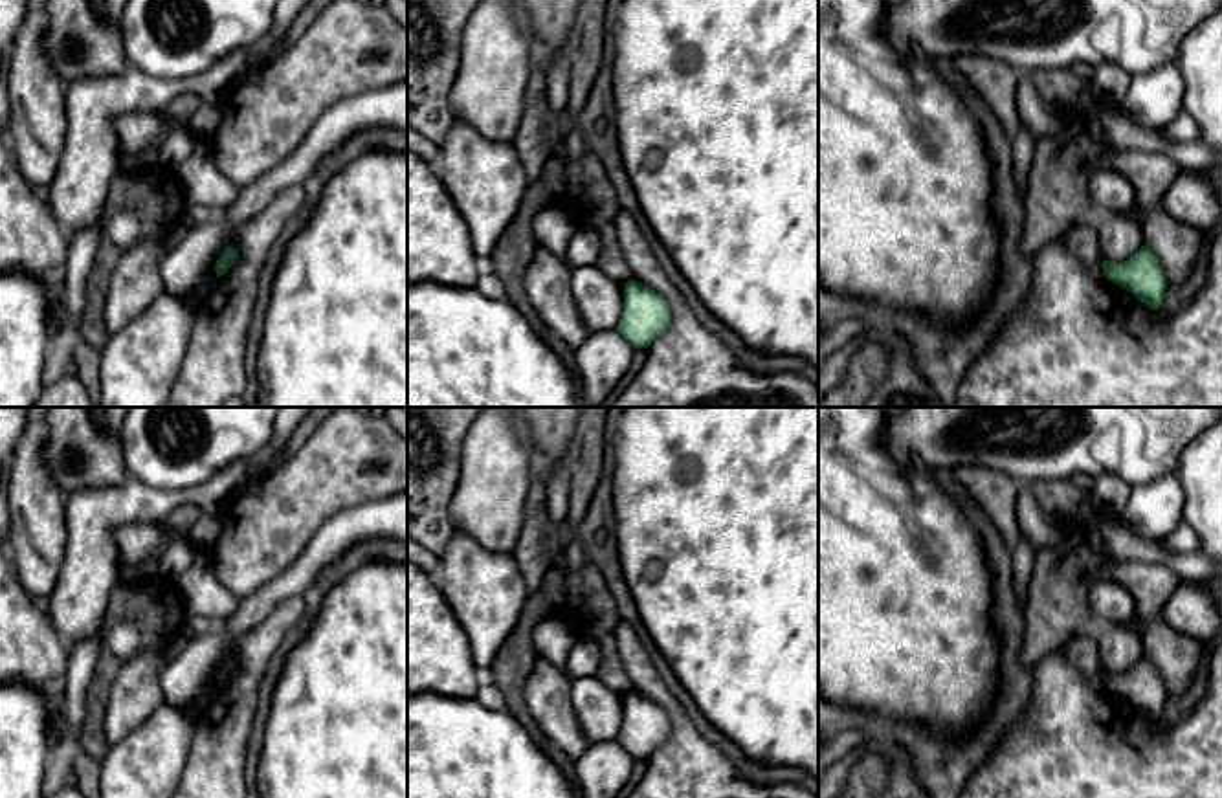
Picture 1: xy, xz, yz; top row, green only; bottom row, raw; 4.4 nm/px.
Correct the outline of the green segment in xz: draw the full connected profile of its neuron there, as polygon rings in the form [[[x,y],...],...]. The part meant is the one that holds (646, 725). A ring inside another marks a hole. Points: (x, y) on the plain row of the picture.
[[[633,690],[624,693],[624,719],[617,743],[633,759],[648,759],[668,737],[668,712],[655,701],[642,697]]]

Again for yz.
[[[1143,655],[1123,673],[1103,671],[1103,688],[1119,695],[1150,721],[1160,721],[1165,710],[1167,690],[1158,668]]]

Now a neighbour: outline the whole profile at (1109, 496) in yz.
[[[1105,471],[1099,477],[1095,477],[1095,484],[1088,493],[1092,504],[1099,514],[1103,514],[1105,517],[1117,519],[1121,517],[1128,503],[1128,492],[1128,484],[1125,484],[1114,473]]]

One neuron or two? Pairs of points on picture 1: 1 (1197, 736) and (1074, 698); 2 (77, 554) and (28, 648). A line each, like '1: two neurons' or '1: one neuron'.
1: one neuron
2: two neurons

